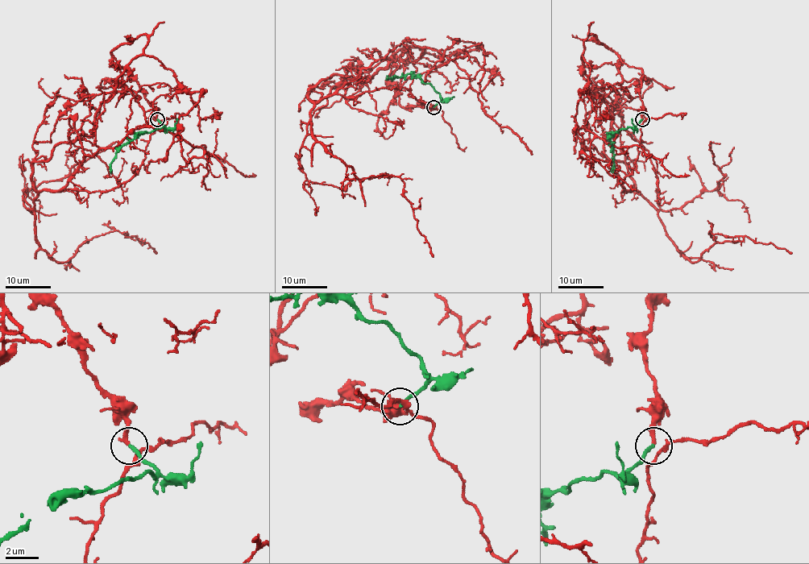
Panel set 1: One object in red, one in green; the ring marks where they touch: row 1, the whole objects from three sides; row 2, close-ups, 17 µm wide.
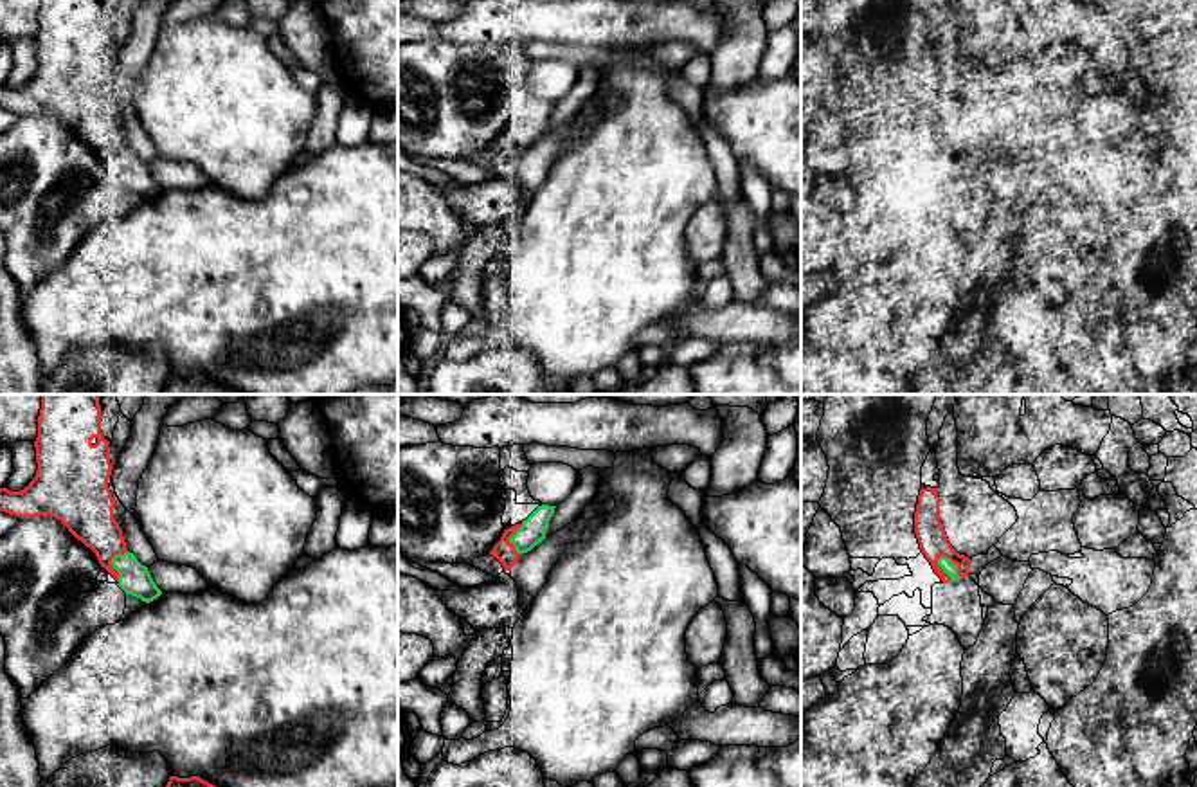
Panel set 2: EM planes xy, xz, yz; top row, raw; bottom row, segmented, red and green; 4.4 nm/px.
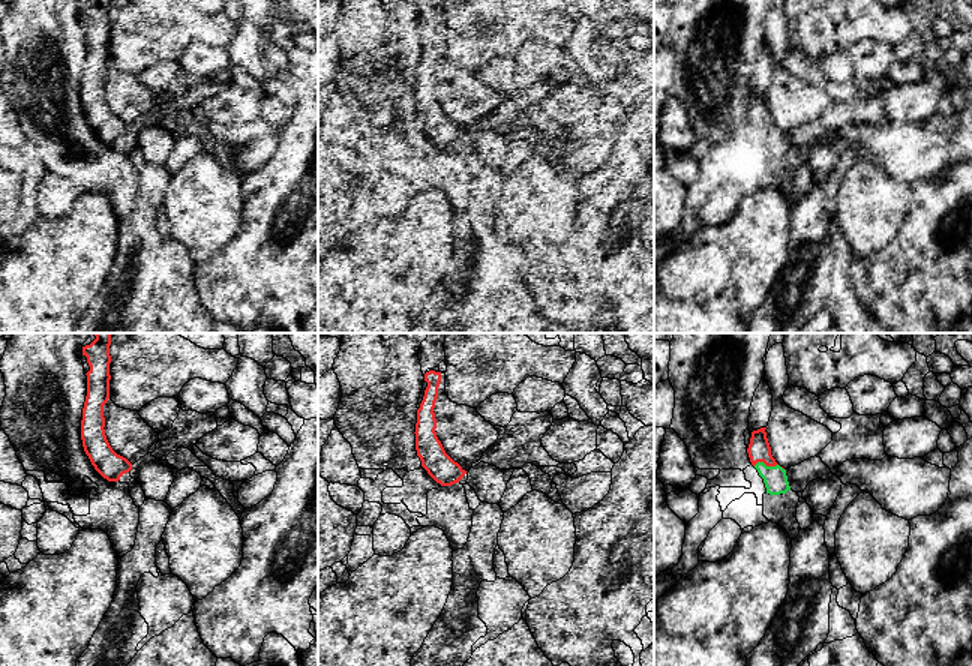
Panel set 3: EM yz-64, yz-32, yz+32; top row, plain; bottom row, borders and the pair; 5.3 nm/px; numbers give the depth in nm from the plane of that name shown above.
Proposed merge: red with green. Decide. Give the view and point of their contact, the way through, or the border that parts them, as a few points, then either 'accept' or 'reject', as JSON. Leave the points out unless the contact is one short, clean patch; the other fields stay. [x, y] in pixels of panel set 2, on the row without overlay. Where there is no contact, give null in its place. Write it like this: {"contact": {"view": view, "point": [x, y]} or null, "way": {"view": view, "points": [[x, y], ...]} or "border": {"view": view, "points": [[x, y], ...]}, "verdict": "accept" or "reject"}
{"contact": {"view": "yz", "point": [953, 159]}, "verdict": "reject"}

